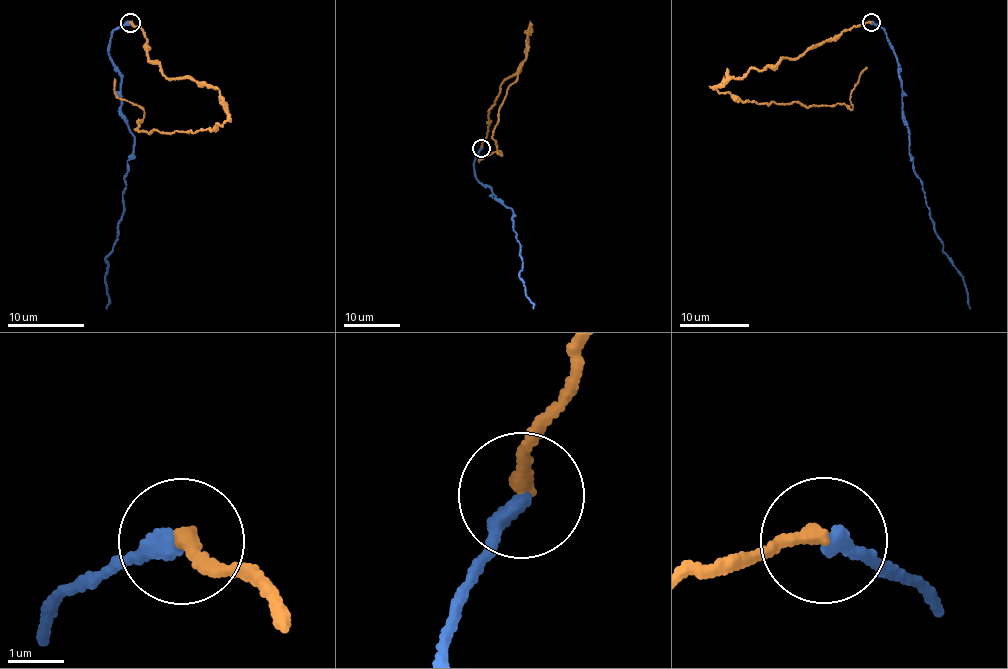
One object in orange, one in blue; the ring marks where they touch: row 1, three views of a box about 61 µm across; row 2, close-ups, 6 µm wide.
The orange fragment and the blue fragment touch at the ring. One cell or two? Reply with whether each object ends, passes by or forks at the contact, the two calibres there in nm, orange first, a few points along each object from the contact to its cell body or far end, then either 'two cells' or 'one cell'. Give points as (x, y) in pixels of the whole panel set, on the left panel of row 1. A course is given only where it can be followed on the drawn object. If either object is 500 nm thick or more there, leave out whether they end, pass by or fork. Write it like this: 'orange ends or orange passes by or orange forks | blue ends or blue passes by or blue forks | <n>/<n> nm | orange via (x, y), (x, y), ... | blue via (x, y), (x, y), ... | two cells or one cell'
orange ends | blue ends | 280/320 nm | orange via (129, 23), (164, 76), (216, 88), (228, 116), (209, 131), (140, 131), (144, 117), (116, 94), (115, 79) | blue via (129, 23), (113, 31), (108, 54), (134, 155), (106, 257), (106, 309) | two cells

